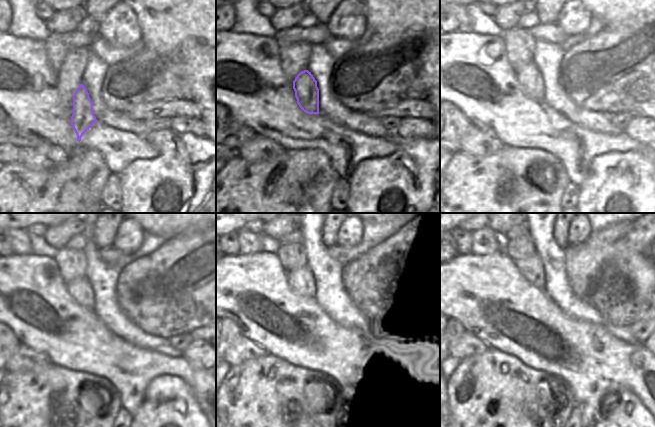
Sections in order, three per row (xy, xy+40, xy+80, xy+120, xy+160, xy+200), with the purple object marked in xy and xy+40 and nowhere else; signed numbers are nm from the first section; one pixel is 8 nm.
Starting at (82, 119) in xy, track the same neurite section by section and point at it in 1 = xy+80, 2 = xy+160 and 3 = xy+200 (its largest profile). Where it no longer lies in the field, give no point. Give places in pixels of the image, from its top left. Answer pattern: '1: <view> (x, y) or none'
1: xy+80 (529, 77)
2: xy+160 (301, 281)
3: xy+200 (531, 268)

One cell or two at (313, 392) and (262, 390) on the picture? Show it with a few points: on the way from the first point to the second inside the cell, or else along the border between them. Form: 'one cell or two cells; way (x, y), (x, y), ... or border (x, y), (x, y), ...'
one cell; way (300, 390), (275, 390)

